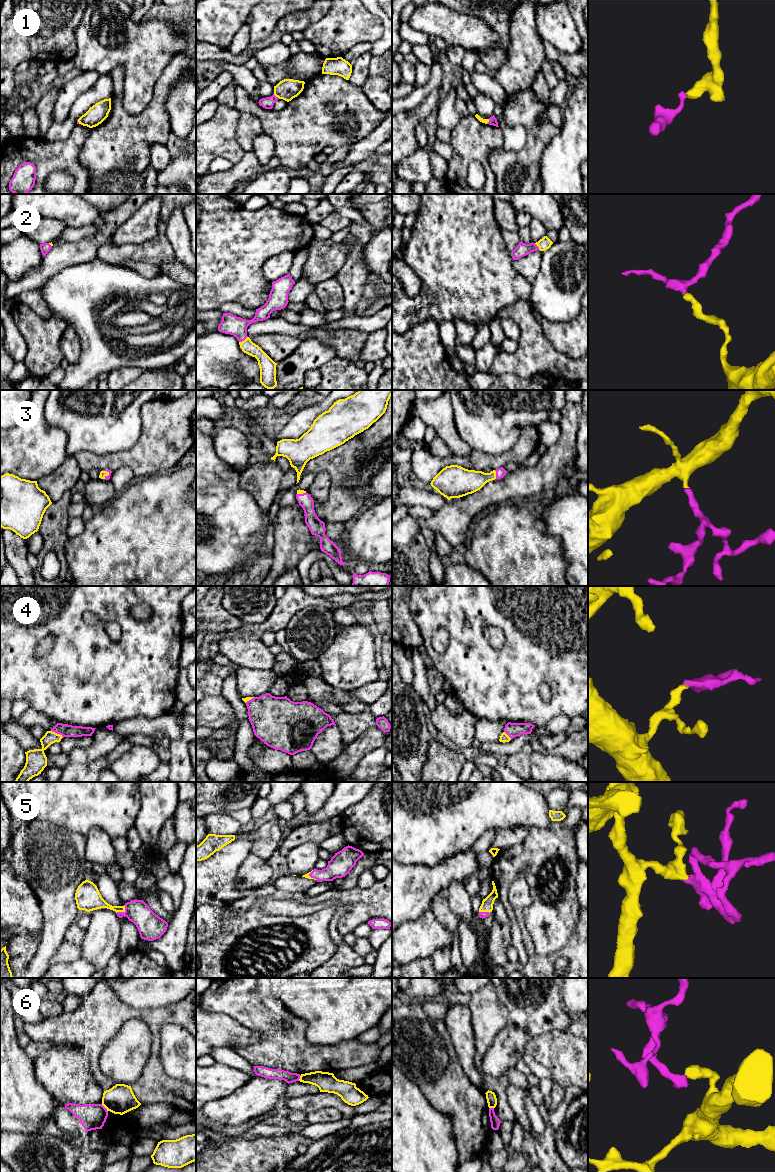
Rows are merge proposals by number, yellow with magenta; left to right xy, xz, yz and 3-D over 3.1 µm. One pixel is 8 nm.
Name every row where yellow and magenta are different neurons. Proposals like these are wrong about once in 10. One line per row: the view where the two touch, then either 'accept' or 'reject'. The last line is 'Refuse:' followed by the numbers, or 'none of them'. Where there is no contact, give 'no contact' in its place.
1: meets yellow in xz; accept
2: meets yellow in xz; accept
3: meets yellow in yz; accept
4: meets yellow in xy; accept
5: meets yellow in xy; accept
6: meets yellow in xy; reject
Refuse: 6

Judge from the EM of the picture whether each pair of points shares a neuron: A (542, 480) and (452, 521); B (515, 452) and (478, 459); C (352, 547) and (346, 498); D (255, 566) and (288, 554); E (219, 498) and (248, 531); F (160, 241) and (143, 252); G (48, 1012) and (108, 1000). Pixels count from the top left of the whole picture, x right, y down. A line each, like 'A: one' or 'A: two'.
A: one
B: one
C: two
D: two
E: one
F: one
G: two

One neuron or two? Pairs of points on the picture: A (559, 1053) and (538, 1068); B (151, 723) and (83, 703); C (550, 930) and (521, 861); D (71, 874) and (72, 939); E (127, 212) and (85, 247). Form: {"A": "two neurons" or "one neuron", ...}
{"A": "two neurons", "B": "two neurons", "C": "one neuron", "D": "two neurons", "E": "one neuron"}

